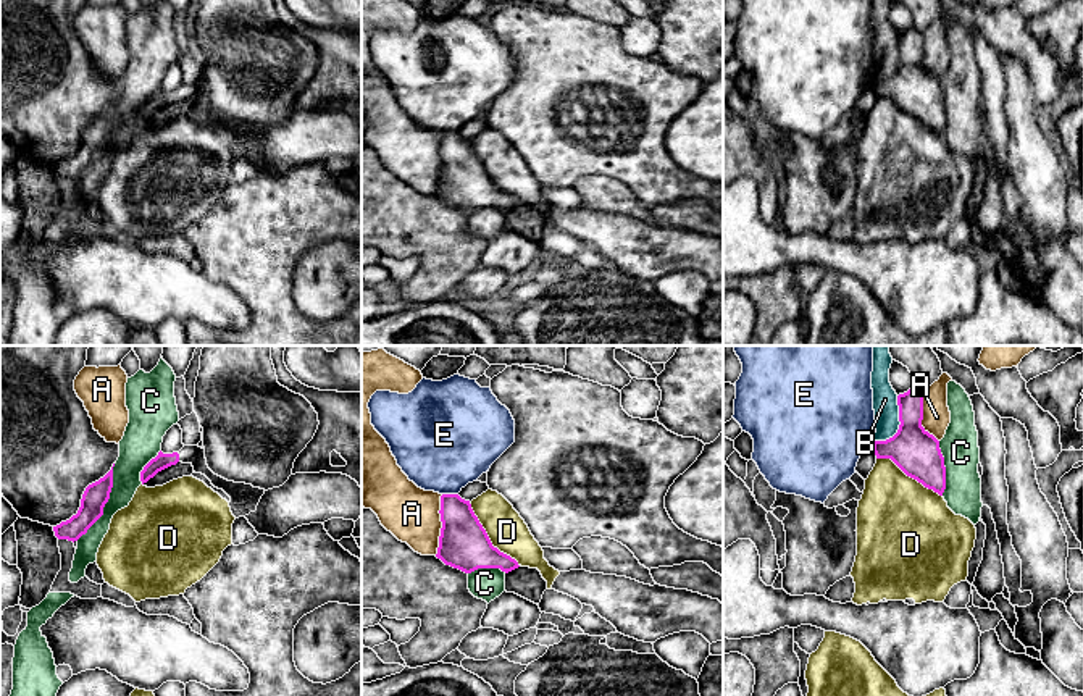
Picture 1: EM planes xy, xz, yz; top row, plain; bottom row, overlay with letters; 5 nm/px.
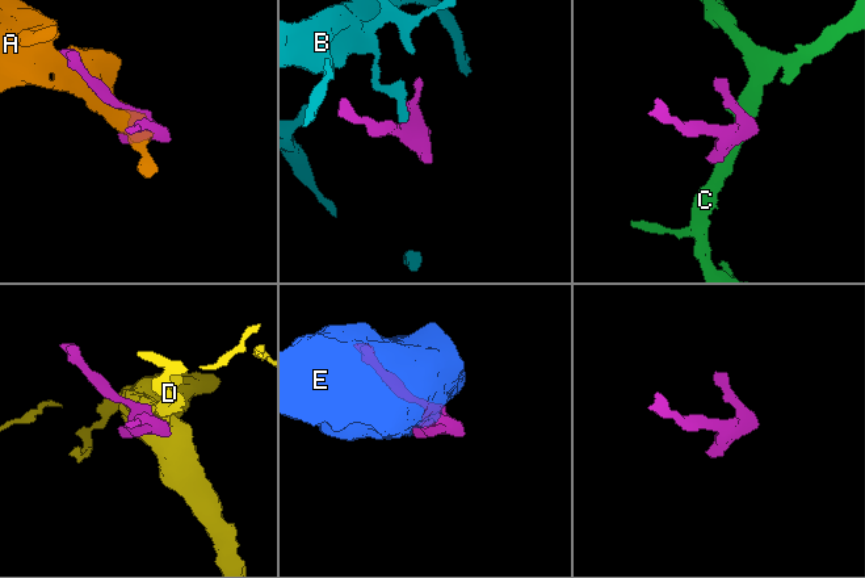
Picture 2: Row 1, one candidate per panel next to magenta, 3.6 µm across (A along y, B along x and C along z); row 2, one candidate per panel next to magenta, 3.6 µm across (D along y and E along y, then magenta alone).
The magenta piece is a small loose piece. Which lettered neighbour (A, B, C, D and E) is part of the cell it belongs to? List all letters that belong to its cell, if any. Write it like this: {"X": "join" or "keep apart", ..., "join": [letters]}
{"A": "keep apart", "B": "keep apart", "C": "keep apart", "D": "keep apart", "E": "keep apart", "join": []}

